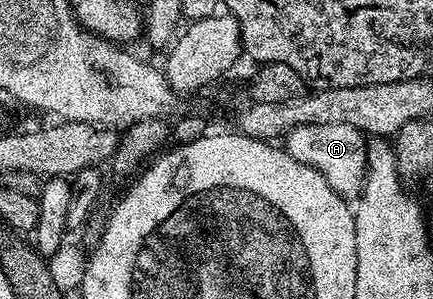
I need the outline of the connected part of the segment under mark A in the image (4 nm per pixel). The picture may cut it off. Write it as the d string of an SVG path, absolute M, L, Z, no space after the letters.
M330 123L329 125L311 125L296 127L286 134L282 148L298 163L306 167L314 167L330 183L337 195L345 199L359 197L364 188L364 179L368 176L368 147L365 134L346 123Z

